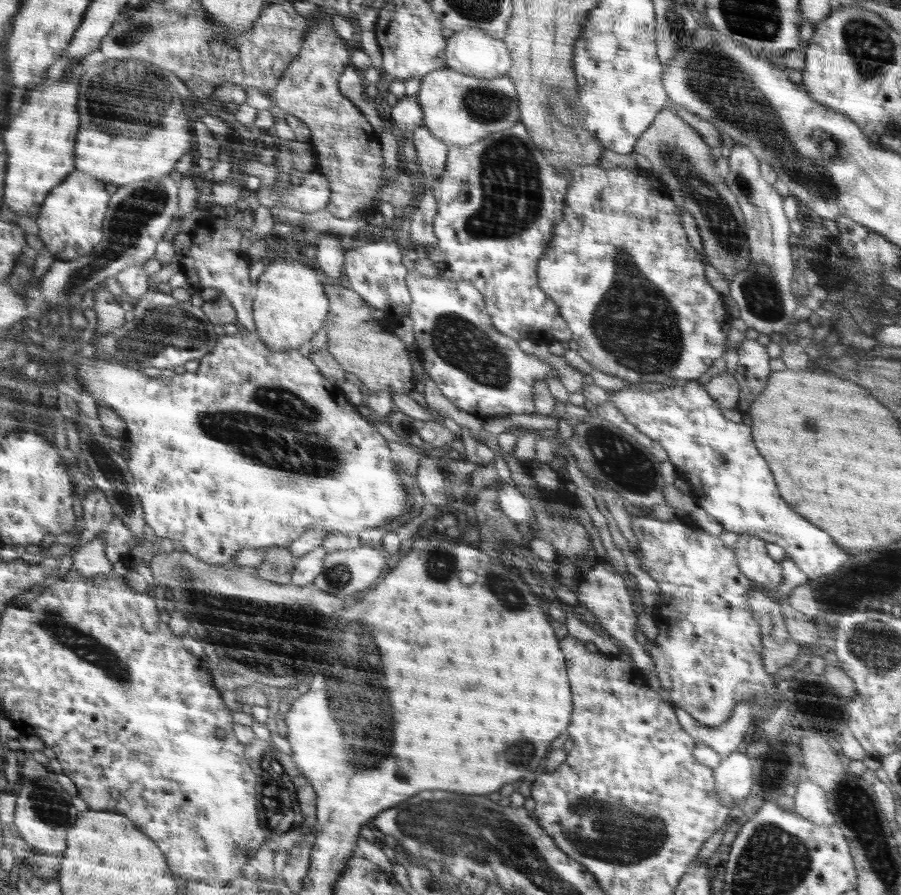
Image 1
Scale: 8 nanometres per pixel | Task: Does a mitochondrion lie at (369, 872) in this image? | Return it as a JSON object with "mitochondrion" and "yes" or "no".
{"mitochondrion":"no"}

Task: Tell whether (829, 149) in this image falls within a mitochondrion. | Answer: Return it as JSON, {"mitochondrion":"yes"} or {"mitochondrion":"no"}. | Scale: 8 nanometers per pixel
{"mitochondrion":"yes"}

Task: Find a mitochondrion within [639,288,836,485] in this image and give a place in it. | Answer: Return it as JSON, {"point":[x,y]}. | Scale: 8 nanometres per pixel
{"point":[721,457]}

